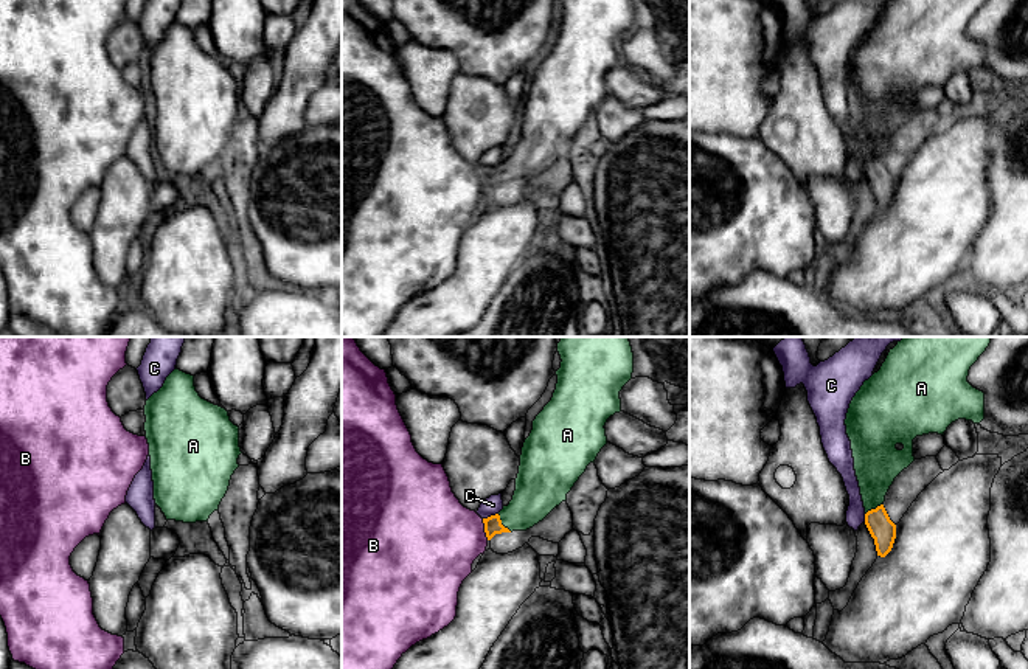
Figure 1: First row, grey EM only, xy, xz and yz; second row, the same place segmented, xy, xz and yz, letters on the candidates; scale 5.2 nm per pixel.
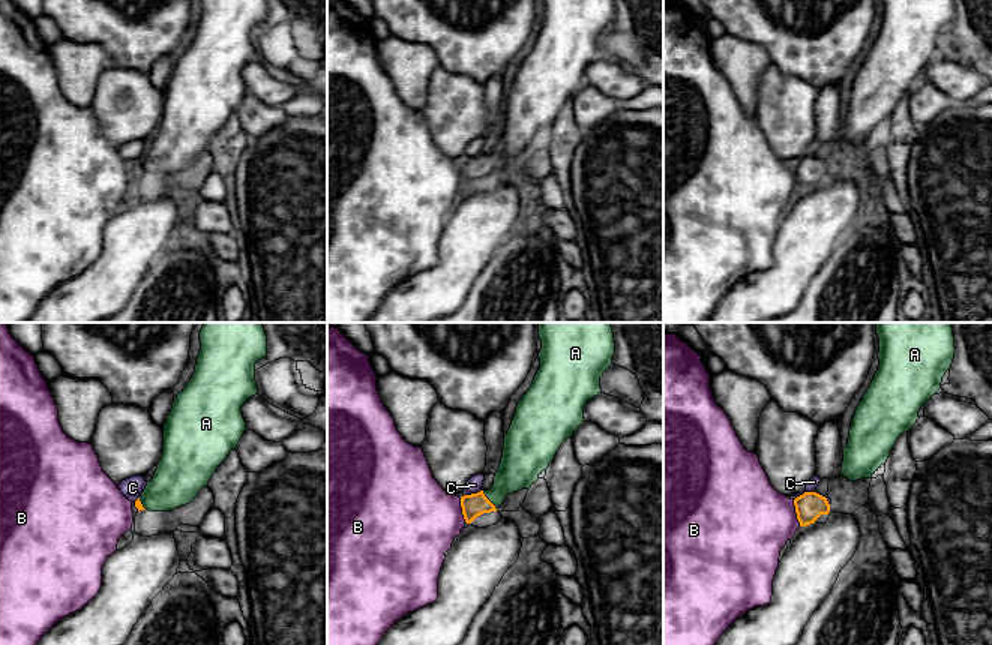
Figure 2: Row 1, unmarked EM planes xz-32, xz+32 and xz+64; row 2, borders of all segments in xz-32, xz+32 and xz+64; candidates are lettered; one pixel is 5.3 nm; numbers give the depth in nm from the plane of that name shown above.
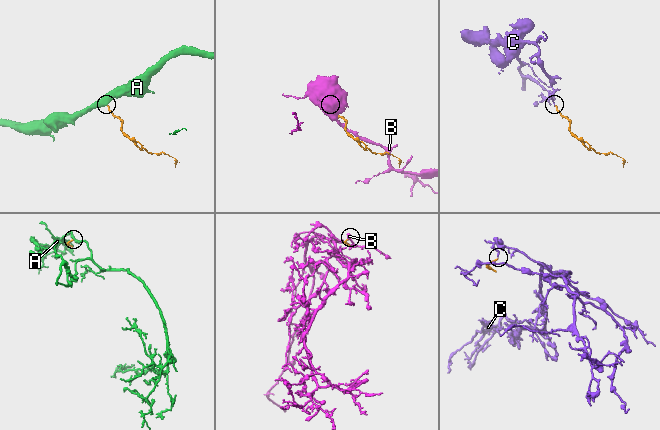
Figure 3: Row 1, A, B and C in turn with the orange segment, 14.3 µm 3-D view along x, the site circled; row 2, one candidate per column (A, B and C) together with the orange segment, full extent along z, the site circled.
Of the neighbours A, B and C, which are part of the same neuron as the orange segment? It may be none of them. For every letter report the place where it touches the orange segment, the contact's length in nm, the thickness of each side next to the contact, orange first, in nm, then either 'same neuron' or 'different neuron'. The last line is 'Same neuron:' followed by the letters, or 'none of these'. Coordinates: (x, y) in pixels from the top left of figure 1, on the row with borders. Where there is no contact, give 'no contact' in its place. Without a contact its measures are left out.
A: contact xz (500, 523); length 120 nm; calibres 100 and 240 nm; same neuron
B: contact xz (485, 530); length 120 nm; calibres 100 and 440 nm; different neuron
C: contact xz (491, 516); length 90 nm; calibres 100 and 90 nm; different neuron
Same neuron: A

